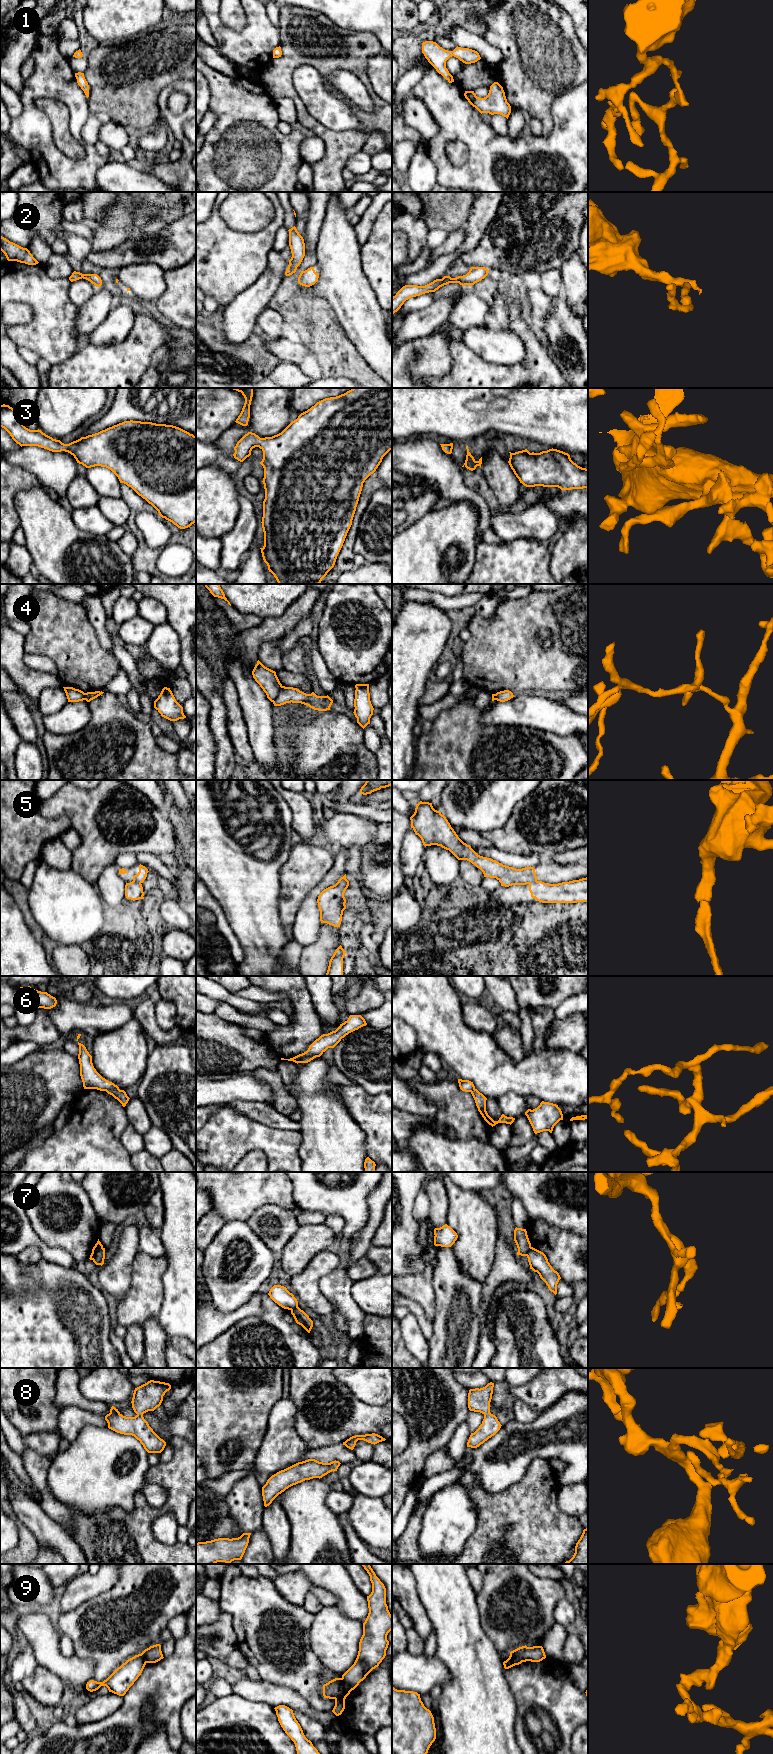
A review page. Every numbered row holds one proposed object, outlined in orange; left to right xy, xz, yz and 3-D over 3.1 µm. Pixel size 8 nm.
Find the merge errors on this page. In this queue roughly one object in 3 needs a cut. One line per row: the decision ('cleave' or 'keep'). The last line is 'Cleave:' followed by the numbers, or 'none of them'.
1: keep
2: keep
3: keep
4: cleave
5: cleave
6: cleave
7: cleave
8: keep
9: cleave
Cleave: 4, 5, 6, 7, 9

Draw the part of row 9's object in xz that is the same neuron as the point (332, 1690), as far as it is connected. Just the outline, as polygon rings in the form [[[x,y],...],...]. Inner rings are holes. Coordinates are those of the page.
[[[335,1678],[323,1685],[324,1698],[336,1699],[342,1692],[341,1688],[342,1678]]]

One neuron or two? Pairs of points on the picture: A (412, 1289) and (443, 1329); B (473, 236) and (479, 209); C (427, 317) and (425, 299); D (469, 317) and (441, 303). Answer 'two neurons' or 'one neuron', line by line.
A: two neurons
B: one neuron
C: two neurons
D: two neurons

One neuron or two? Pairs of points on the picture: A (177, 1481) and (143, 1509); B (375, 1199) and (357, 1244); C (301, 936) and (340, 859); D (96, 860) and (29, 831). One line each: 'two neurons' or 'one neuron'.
A: one neuron
B: one neuron
C: one neuron
D: two neurons

